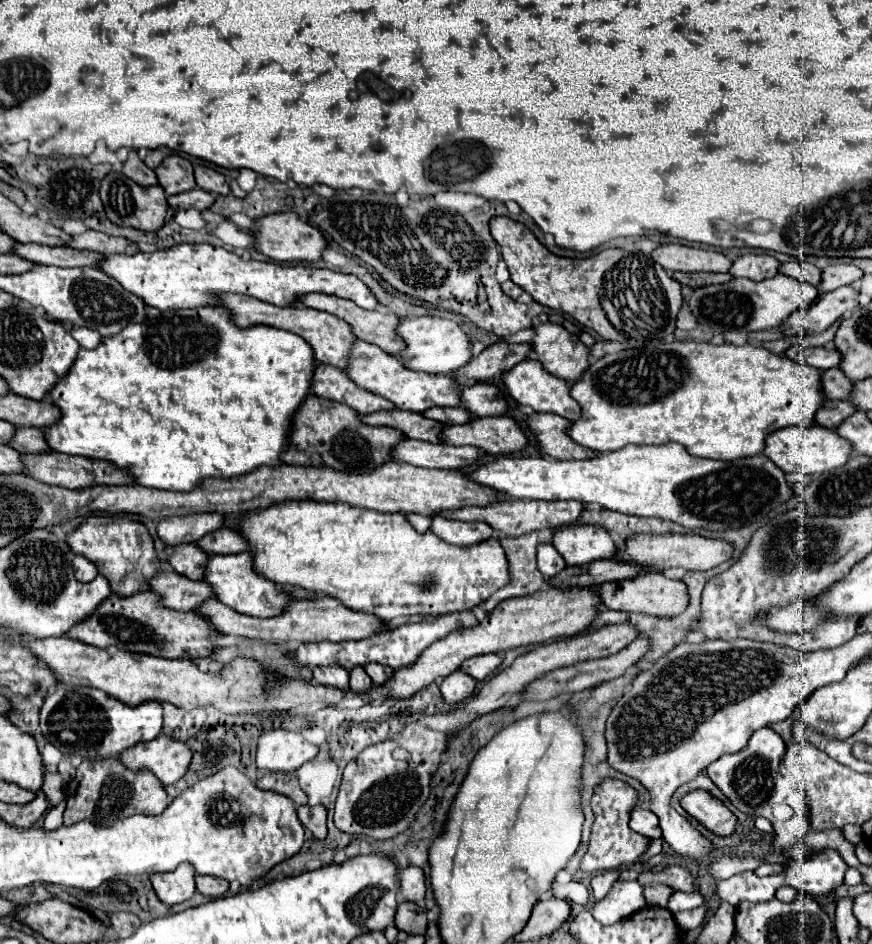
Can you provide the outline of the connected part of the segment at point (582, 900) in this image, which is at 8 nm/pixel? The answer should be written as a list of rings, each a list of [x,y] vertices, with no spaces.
[[[558,882],[552,884],[552,896],[564,896],[566,900],[574,902],[574,904],[580,904],[580,906],[586,906],[590,902],[590,892],[584,884],[580,882],[570,882],[566,886],[560,886]]]

